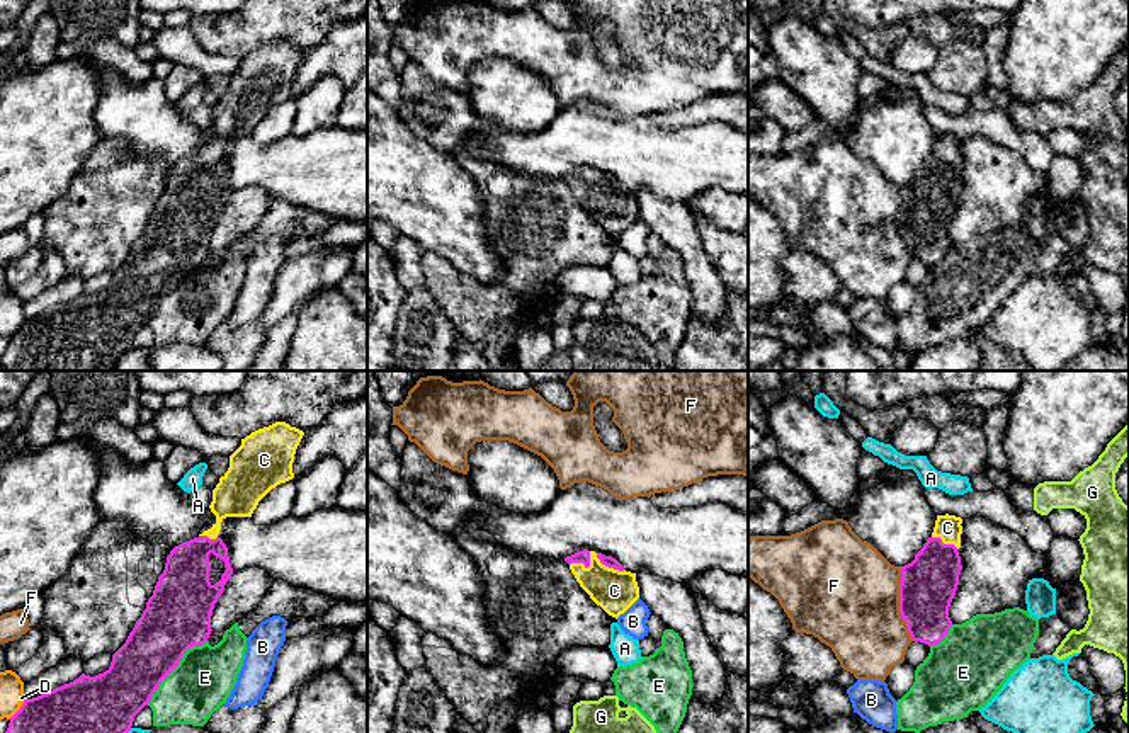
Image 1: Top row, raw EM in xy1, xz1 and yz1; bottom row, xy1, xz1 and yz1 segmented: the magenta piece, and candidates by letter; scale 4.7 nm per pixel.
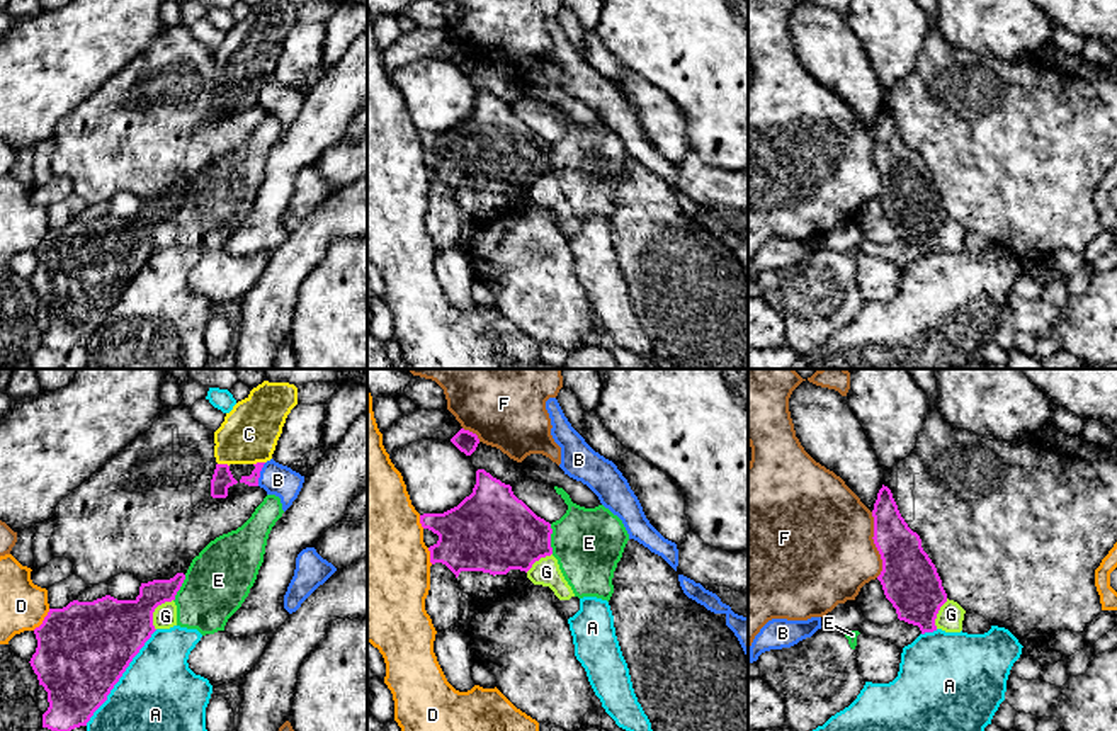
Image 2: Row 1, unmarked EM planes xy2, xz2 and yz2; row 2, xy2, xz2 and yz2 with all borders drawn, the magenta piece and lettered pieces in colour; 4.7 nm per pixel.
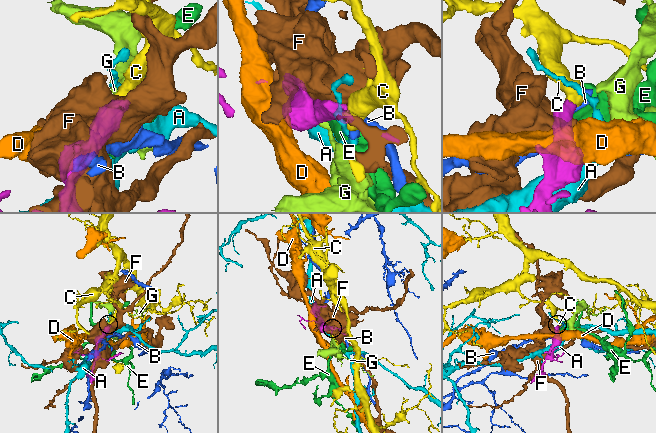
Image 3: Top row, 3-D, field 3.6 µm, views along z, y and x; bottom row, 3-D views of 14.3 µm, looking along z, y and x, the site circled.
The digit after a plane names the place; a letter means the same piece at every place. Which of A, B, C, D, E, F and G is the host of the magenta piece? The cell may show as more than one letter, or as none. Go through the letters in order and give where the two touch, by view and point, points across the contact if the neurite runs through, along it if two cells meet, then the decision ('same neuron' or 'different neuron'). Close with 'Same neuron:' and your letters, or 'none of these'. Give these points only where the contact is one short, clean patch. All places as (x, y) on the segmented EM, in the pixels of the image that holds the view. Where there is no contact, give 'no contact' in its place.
A: meets magenta in xy2 at (121, 675); different neuron
B: meets magenta in xy2 at (259, 475); border along xy2 (266, 463), (257, 485); different neuron
C: meets magenta in xz1 at (585, 567); runs through xz1 (582, 556), (585, 567), (614, 590); same neuron
D: meets magenta in xy2 at (43, 621); border along xy2 (50, 609), (45, 619), (33, 629); different neuron
E: meets magenta in xy1 at (174, 667); border along xy1 (206, 640), (184, 653), (147, 704); different neuron
F: meets magenta in yz1 at (900, 604); different neuron
G: meets magenta in xy2 at (153, 611); border along xy2 (172, 599), (155, 609), (155, 629); different neuron
Same neuron: C

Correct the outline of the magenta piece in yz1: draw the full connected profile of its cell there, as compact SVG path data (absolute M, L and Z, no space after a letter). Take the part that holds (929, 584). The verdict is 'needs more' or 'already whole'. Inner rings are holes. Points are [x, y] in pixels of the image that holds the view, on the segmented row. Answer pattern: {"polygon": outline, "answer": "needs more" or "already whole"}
{"polygon": "M937 515L932 536L923 548L915 554L915 560L901 568L899 583L899 614L906 622L913 641L928 646L940 643L949 633L952 621L949 607L959 585L962 570L959 548L962 534L962 519L956 515Z", "answer": "needs more"}

